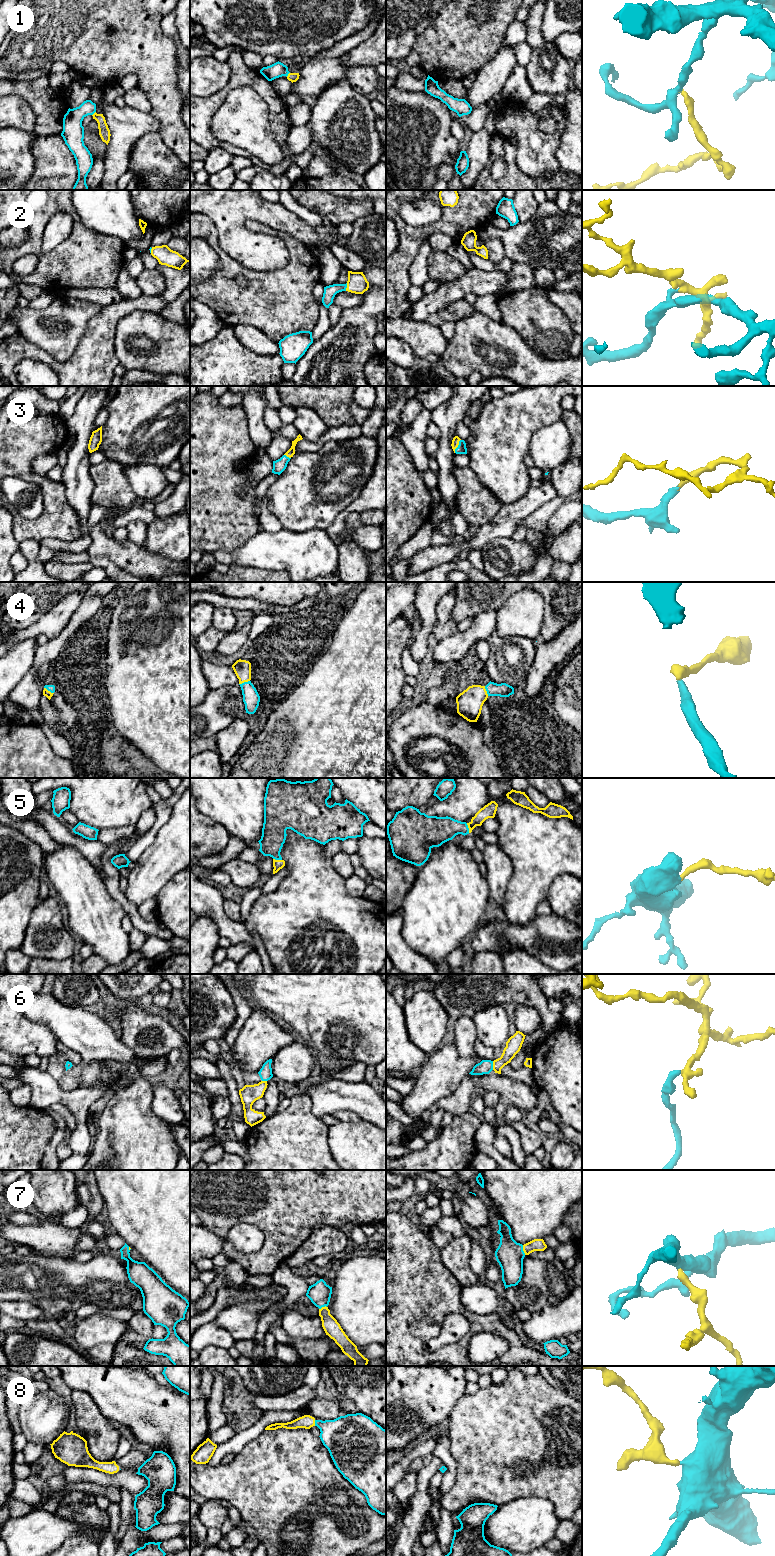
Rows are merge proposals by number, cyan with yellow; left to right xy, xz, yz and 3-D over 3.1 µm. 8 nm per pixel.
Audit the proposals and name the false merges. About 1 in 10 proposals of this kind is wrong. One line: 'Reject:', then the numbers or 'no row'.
Reject: no row

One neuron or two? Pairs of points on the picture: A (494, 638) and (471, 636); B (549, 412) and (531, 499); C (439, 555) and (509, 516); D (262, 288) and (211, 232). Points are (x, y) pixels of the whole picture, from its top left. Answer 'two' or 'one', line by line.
A: two
B: two
C: one
D: one

